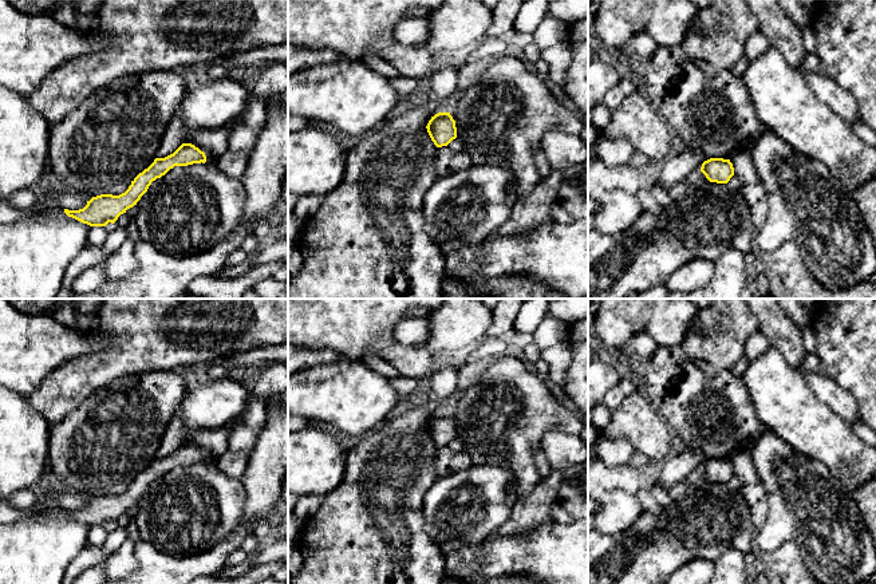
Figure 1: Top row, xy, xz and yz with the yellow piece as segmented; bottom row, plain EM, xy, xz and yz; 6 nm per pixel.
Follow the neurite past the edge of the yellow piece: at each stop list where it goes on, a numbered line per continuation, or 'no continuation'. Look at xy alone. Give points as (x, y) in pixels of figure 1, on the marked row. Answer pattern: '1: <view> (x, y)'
no continuation

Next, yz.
no continuation

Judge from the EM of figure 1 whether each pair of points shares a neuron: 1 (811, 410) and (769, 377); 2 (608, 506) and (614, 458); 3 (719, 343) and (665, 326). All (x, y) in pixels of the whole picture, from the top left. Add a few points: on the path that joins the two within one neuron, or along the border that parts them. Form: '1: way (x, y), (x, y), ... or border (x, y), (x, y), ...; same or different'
1: way (800, 407), (780, 387); same
2: border (602, 460), (611, 466), (622, 466), (630, 462); different
3: border (698, 312), (687, 335), (679, 344); different

